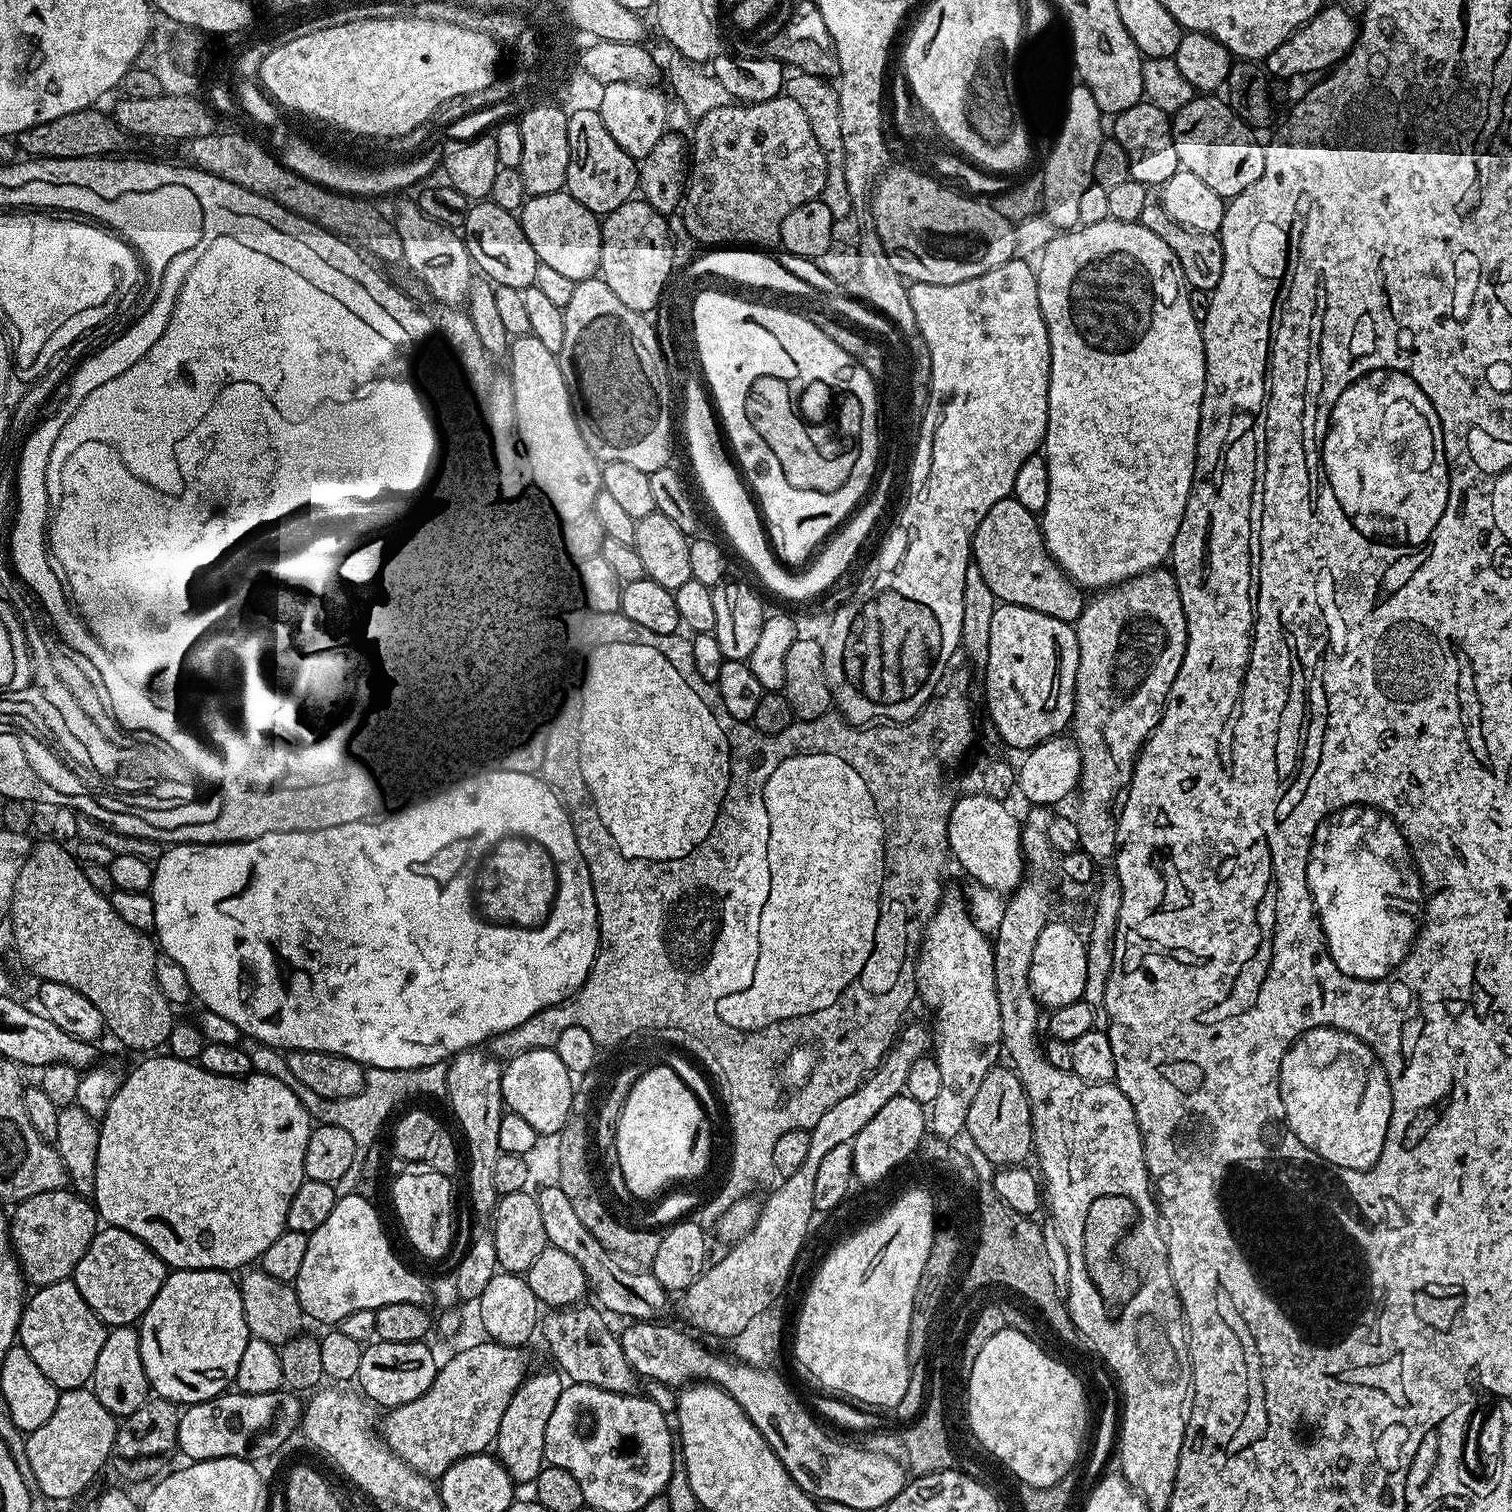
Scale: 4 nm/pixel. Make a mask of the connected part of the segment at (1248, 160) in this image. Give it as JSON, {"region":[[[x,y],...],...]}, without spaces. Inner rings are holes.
{"region":[[[1196,94],[1182,110],[1178,110],[1171,117],[1172,133],[1174,134],[1174,150],[1178,150],[1178,158],[1183,171],[1190,174],[1198,174],[1214,194],[1225,198],[1231,198],[1242,194],[1246,186],[1254,186],[1258,178],[1262,178],[1264,169],[1264,149],[1263,143],[1256,141],[1256,136],[1251,127],[1245,124],[1244,119],[1235,112],[1219,95],[1216,94]]]}

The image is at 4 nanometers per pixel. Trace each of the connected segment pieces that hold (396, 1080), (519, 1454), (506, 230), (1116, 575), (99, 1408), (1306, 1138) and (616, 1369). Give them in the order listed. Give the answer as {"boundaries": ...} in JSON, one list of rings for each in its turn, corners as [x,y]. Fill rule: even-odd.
{"boundaries":[[[[441,1062],[422,1066],[421,1068],[403,1068],[402,1070],[386,1070],[385,1068],[368,1068],[364,1074],[364,1088],[345,1100],[335,1101],[336,1116],[334,1123],[346,1129],[350,1138],[354,1138],[357,1153],[364,1154],[380,1136],[380,1127],[388,1120],[388,1115],[403,1100],[411,1096],[440,1096],[448,1090],[448,1064]]],[[[557,1369],[529,1373],[511,1398],[509,1406],[506,1406],[494,1448],[497,1459],[511,1474],[515,1483],[533,1483],[544,1467],[546,1425],[565,1387],[563,1375]]],[[[476,202],[467,209],[463,220],[462,232],[466,237],[468,253],[472,255],[472,263],[493,280],[493,285],[527,290],[537,283],[536,271],[541,271],[542,265],[536,258],[534,246],[520,227],[519,219],[513,213],[491,202]]],[[[1111,218],[1094,222],[1094,226],[1080,226],[1075,230],[1064,230],[1047,244],[1038,257],[1036,268],[1038,302],[1042,318],[1046,322],[1050,342],[1050,370],[1048,371],[1048,433],[1044,436],[1042,455],[1048,464],[1048,497],[1042,510],[1044,544],[1052,559],[1081,589],[1103,590],[1121,584],[1153,568],[1159,568],[1172,555],[1174,538],[1182,526],[1186,502],[1192,489],[1192,475],[1196,465],[1196,443],[1200,429],[1200,403],[1204,397],[1206,370],[1204,369],[1204,333],[1201,321],[1194,318],[1190,310],[1189,286],[1184,280],[1182,266],[1158,238],[1146,226],[1127,224]],[[1108,284],[1120,304],[1092,304],[1092,292],[1104,296]]],[[[85,1386],[83,1388],[70,1388],[60,1392],[60,1397],[58,1398],[58,1406],[54,1406],[54,1414],[50,1414],[50,1418],[46,1418],[46,1422],[42,1422],[42,1426],[38,1426],[38,1430],[27,1433],[26,1440],[28,1440],[28,1445],[25,1446],[24,1452],[28,1455],[28,1468],[27,1471],[30,1473],[32,1471],[31,1479],[34,1481],[36,1479],[36,1484],[40,1487],[40,1492],[44,1496],[49,1496],[52,1500],[72,1500],[96,1475],[100,1472],[100,1467],[103,1464],[107,1465],[109,1463],[112,1447],[115,1445],[115,1434],[117,1430],[118,1420],[117,1417],[112,1415],[110,1410],[106,1410],[106,1406],[102,1406],[102,1402],[98,1402],[98,1398],[92,1393],[91,1387]]],[[[1321,1026],[1303,1032],[1286,1050],[1279,1065],[1282,1106],[1285,1107],[1283,1123],[1318,1158],[1327,1164],[1350,1170],[1364,1171],[1366,1165],[1375,1164],[1382,1154],[1388,1133],[1389,1113],[1384,1112],[1382,1098],[1390,1098],[1383,1087],[1366,1094],[1366,1108],[1358,1112],[1340,1112],[1334,1104],[1332,1076],[1373,1076],[1378,1068],[1377,1053],[1360,1041],[1361,1037],[1340,1028]]],[[[579,1303],[565,1304],[563,1307],[549,1307],[548,1312],[539,1317],[538,1336],[544,1339],[550,1355],[556,1359],[555,1367],[571,1383],[593,1384],[611,1392],[632,1394],[637,1391],[637,1373],[628,1364],[626,1354],[622,1354],[617,1333],[608,1329],[605,1313],[599,1307],[580,1308]]]]}

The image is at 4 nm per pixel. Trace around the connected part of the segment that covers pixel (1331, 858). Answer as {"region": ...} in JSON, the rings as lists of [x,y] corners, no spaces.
{"region":[[[1345,806],[1321,823],[1312,836],[1312,849],[1308,851],[1308,889],[1312,892],[1317,917],[1326,922],[1328,957],[1338,970],[1342,970],[1342,974],[1356,980],[1383,980],[1405,963],[1412,925],[1418,920],[1412,904],[1418,903],[1424,896],[1420,889],[1422,874],[1416,868],[1412,852],[1407,845],[1400,843],[1399,846],[1382,836],[1382,826],[1389,818],[1387,811],[1378,808]]]}

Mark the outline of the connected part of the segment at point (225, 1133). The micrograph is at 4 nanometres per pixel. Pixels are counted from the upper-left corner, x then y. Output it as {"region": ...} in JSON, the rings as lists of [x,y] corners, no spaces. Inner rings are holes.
{"region":[[[152,1054],[131,1073],[125,1075],[124,1082],[110,1102],[108,1112],[99,1121],[100,1137],[96,1155],[96,1186],[94,1207],[99,1219],[105,1225],[121,1228],[137,1236],[148,1249],[155,1252],[169,1269],[218,1268],[221,1270],[243,1269],[259,1261],[264,1251],[286,1230],[286,1214],[298,1186],[304,1183],[304,1159],[306,1146],[314,1127],[304,1104],[276,1076],[251,1076],[225,1078],[210,1074],[192,1060],[179,1060],[177,1056]]]}

